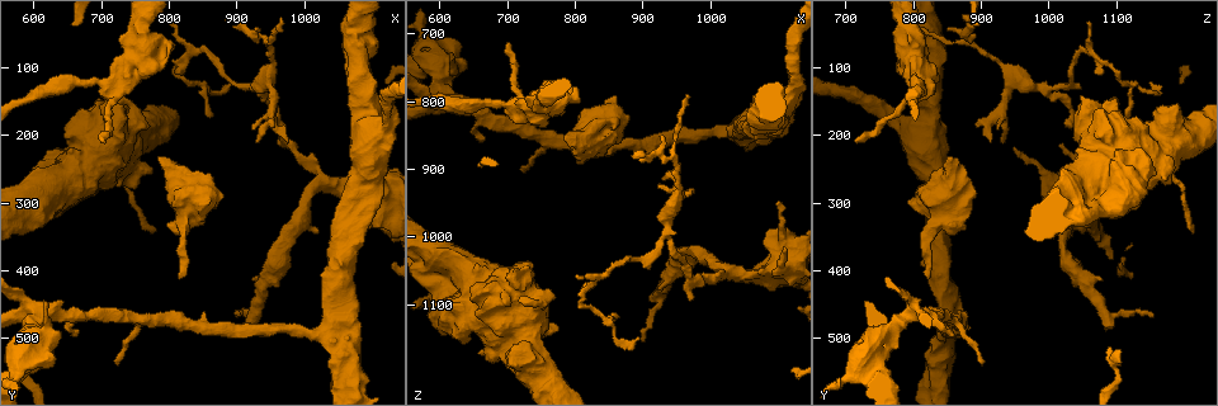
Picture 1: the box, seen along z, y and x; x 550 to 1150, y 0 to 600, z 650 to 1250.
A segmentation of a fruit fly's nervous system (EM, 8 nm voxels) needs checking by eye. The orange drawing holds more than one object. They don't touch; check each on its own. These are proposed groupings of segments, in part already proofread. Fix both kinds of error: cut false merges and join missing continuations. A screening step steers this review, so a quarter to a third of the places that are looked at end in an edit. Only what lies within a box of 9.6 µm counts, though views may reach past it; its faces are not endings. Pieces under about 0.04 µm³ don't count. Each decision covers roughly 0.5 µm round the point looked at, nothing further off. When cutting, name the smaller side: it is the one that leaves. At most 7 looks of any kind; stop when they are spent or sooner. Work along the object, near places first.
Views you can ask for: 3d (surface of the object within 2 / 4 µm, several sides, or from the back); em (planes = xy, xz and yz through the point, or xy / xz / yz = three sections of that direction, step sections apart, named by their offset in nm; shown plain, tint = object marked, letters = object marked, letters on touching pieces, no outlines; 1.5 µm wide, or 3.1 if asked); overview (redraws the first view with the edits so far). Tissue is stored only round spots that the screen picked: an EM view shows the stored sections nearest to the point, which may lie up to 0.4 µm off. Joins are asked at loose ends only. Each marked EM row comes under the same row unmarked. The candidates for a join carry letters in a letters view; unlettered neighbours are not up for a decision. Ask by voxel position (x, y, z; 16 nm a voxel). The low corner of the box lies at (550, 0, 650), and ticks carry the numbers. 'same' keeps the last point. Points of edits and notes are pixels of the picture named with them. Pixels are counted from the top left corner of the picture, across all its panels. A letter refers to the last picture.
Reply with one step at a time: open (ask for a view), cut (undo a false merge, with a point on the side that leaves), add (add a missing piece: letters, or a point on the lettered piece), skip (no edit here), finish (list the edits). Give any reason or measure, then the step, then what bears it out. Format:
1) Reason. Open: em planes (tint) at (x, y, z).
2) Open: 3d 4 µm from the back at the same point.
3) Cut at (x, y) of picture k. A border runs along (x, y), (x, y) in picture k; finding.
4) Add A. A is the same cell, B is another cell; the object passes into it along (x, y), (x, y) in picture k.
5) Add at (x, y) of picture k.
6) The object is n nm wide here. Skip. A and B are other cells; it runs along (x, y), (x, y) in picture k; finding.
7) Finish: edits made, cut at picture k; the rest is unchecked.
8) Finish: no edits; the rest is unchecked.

Free end. Open: 3d 2 µm at (785, 230, 850).

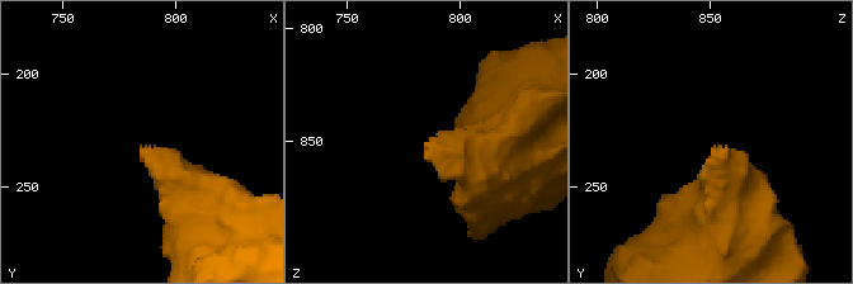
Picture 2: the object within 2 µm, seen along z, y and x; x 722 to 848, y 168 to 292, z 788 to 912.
Need the tissue. Open: em planes (letters) at (789, 233, 850).

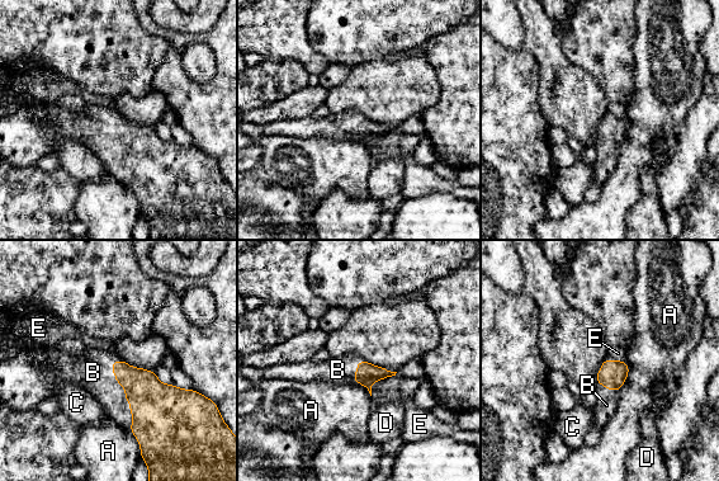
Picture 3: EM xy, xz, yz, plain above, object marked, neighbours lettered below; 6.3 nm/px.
Add at (93, 372) of picture 3. B is the same cell, A, C, D and E are other cells; the neuron continues.

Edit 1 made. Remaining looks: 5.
Redraw. Open: overview.

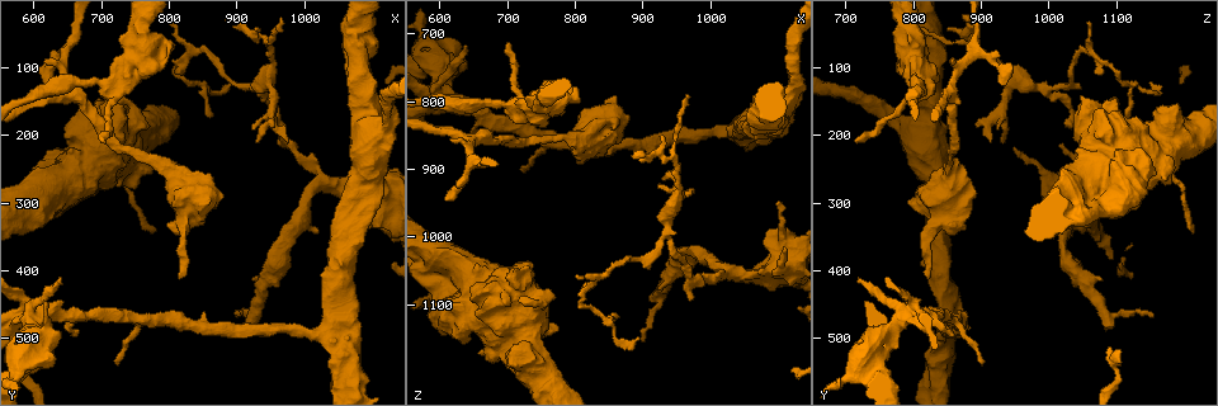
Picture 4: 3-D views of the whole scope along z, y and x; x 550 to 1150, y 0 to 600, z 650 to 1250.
Free end. Open: em planes (tint) at (820, 410, 820).

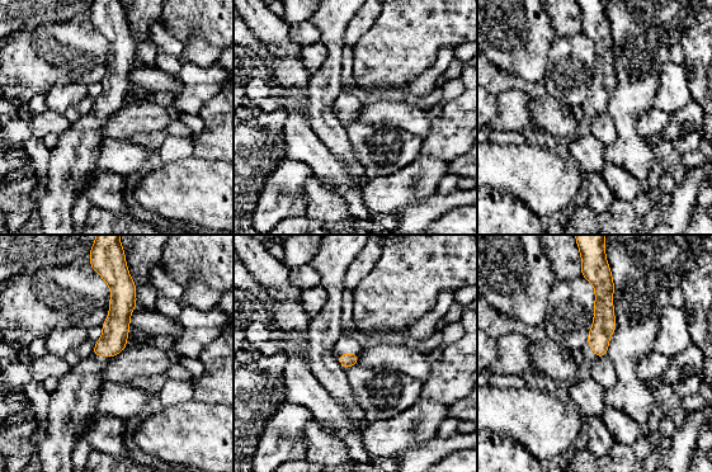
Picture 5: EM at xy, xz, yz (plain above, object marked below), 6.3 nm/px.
What lies round it. Open: em planes (letters) at the same point.

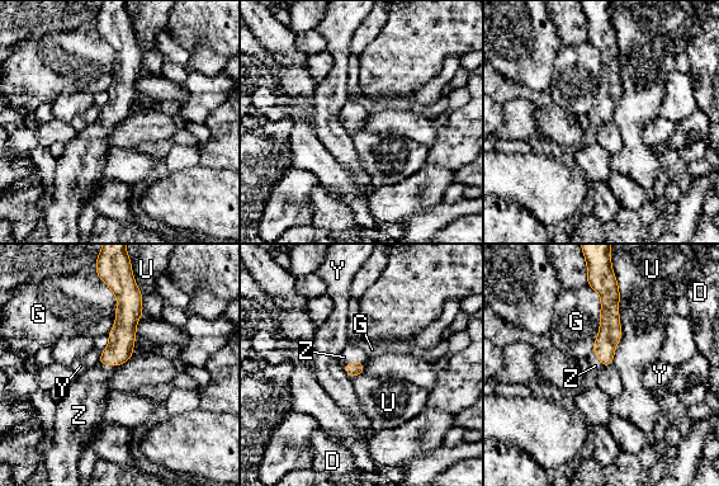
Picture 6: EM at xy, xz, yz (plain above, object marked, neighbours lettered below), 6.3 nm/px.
The longest contact is with U, 550 nm. Add at (351, 353) of picture 6. Z is the same cell, D, G, U and Y are other cells; the object passes into it along (353, 369), (353, 363), (351, 353) in picture 6; it goes on there.

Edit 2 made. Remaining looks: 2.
An open end. Open: em planes (letters) at (660, 270, 1175).

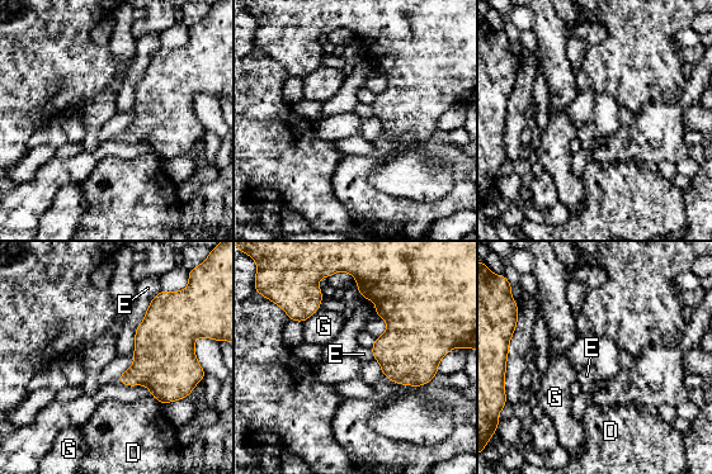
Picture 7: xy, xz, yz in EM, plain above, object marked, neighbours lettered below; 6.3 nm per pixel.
Skip. D, E and G are other cells; none of them fits.

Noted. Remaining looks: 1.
Finish: edits made, add at picture 3, add at picture 6; the rest is unchecked.

